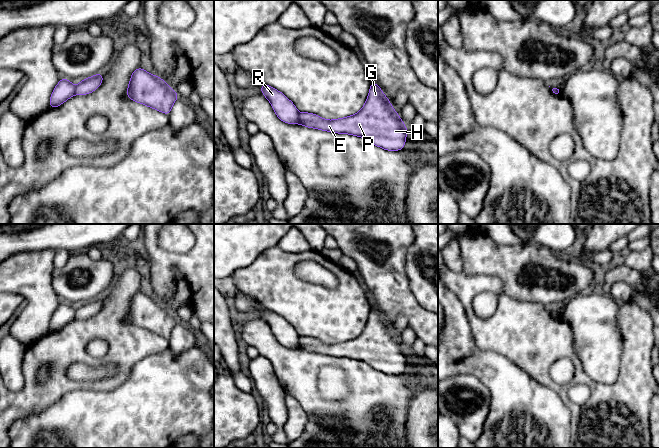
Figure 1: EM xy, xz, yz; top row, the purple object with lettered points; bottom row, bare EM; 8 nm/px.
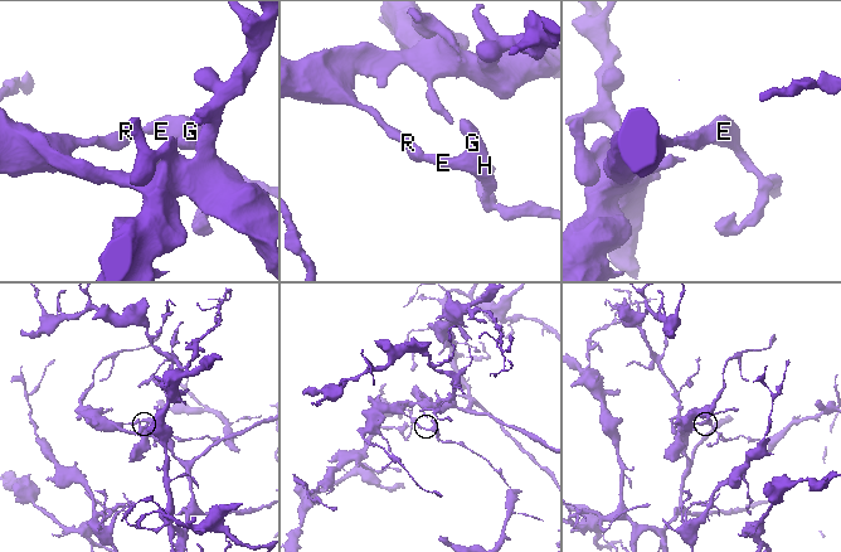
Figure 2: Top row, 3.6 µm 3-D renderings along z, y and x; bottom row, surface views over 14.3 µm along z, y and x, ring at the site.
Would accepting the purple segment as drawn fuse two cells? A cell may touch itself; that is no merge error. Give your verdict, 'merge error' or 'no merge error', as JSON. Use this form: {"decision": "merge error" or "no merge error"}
{"decision": "merge error"}

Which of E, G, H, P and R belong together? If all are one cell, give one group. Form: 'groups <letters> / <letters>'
groups E G H P / R

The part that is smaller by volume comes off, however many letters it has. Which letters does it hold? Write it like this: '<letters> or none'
E, G, H, P

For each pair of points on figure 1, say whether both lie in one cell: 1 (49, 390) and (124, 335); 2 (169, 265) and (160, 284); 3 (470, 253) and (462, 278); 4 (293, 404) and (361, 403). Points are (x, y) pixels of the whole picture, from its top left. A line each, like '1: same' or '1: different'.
1: same
2: same
3: different
4: different

